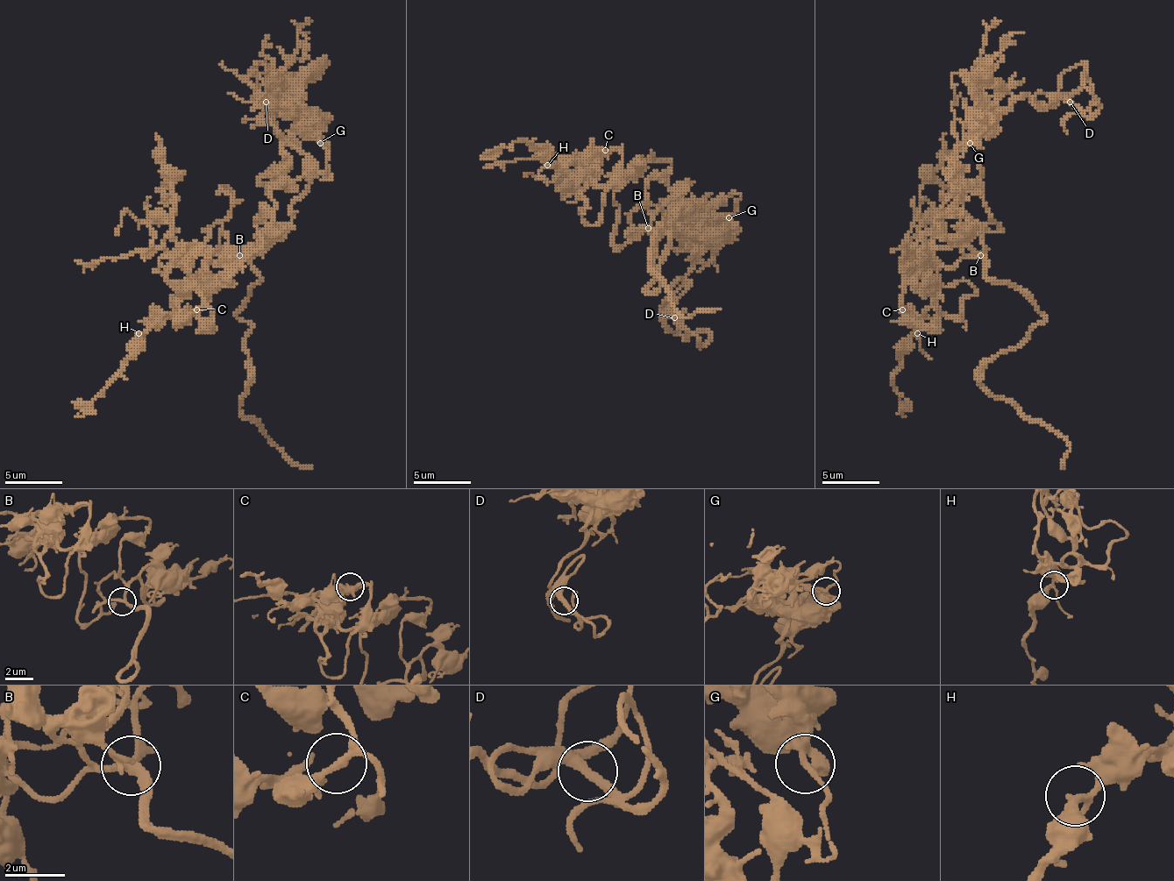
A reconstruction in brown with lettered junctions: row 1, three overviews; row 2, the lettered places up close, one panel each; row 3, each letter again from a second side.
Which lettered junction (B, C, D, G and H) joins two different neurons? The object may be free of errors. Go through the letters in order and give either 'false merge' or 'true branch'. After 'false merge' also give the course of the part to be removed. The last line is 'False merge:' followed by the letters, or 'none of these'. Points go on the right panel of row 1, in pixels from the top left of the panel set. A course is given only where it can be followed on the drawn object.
B: true branch
C: true branch
D: true branch
G: false merge | (969, 142), (992, 108), (1009, 108), (1038, 93), (1070, 99), (1085, 110), (1090, 81), (1081, 76)
H: true branch
False merge: G

